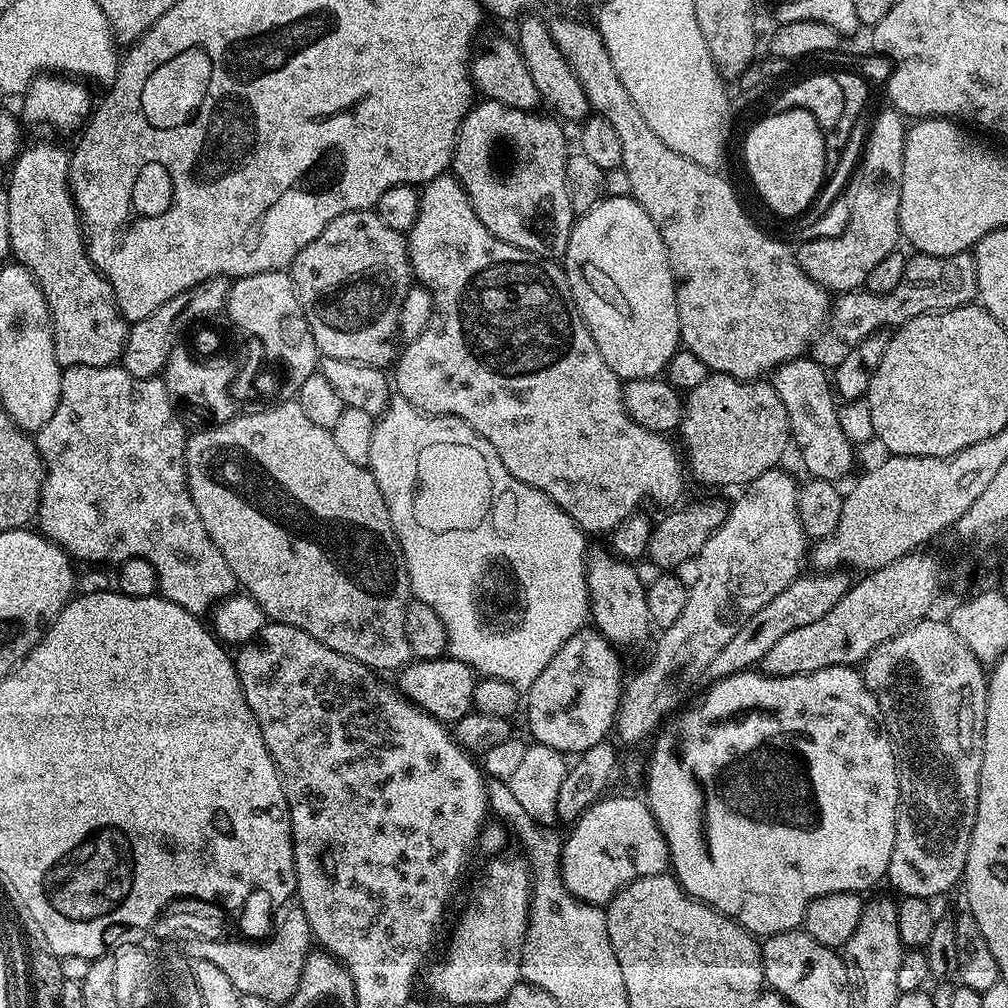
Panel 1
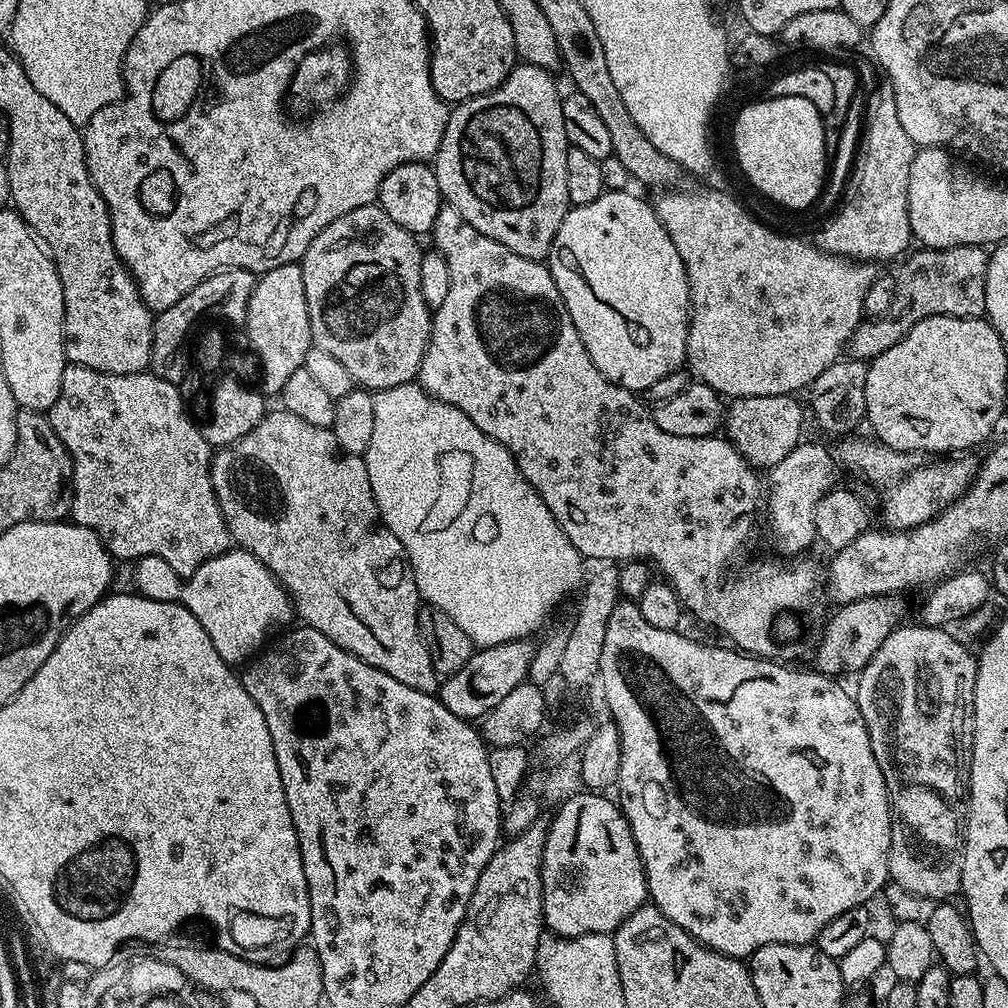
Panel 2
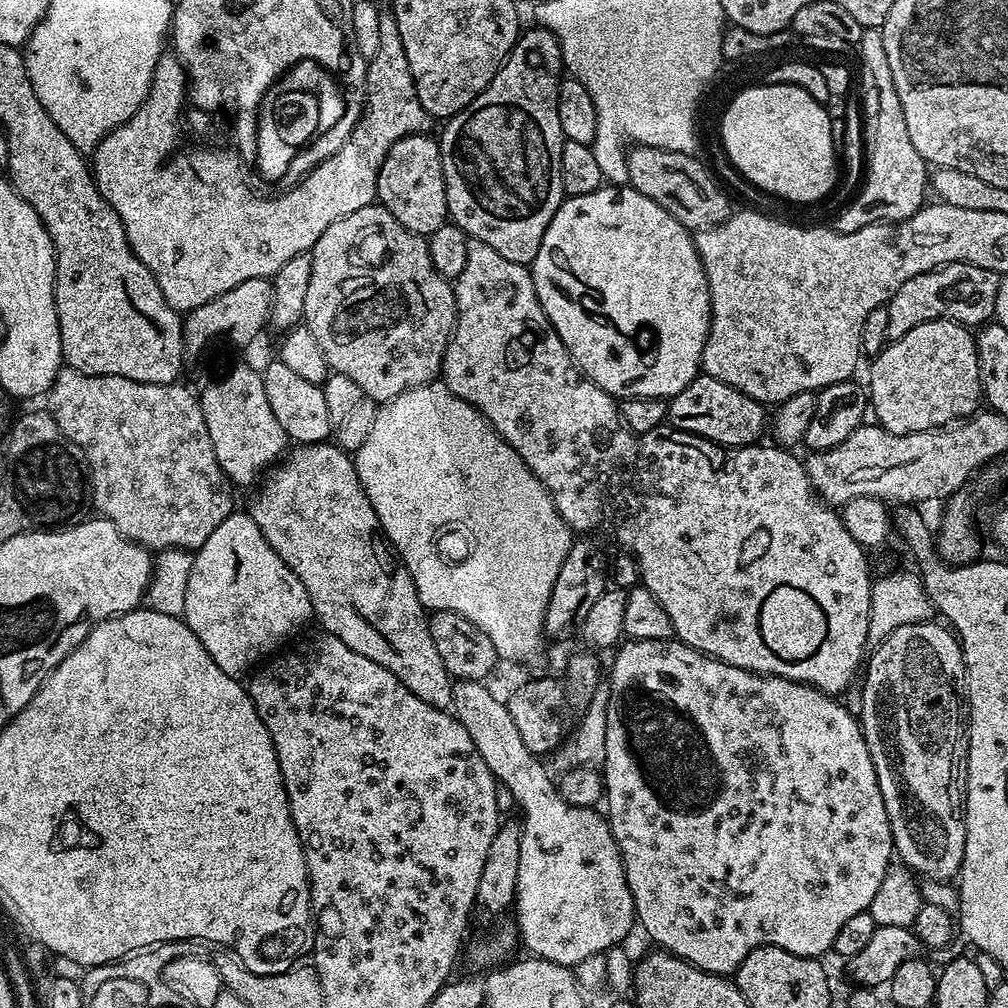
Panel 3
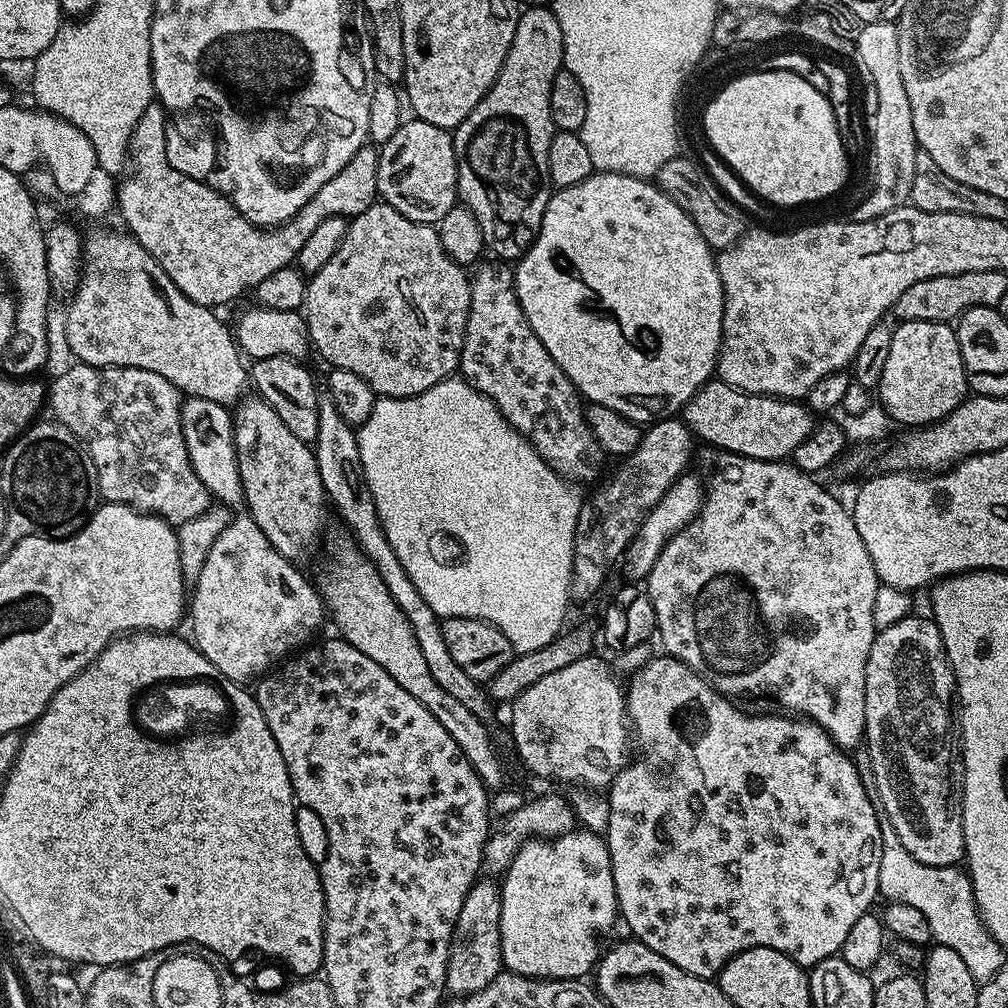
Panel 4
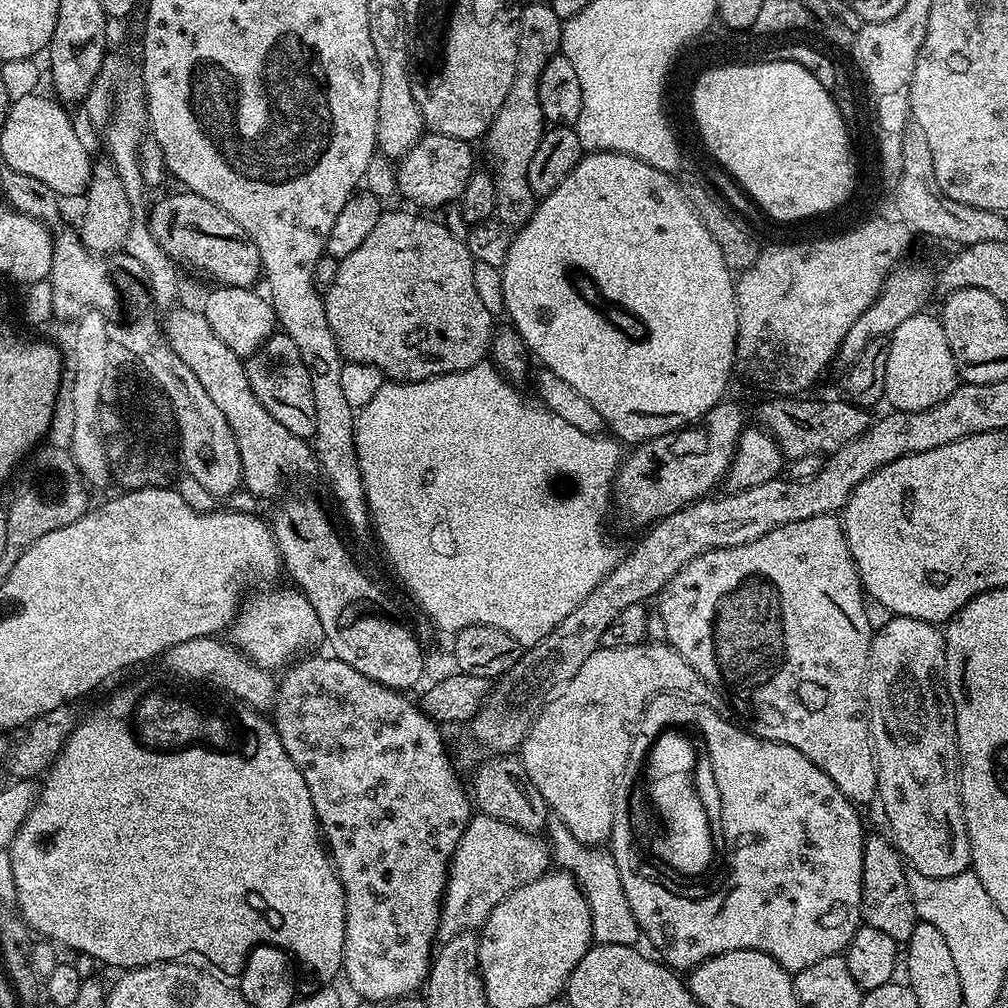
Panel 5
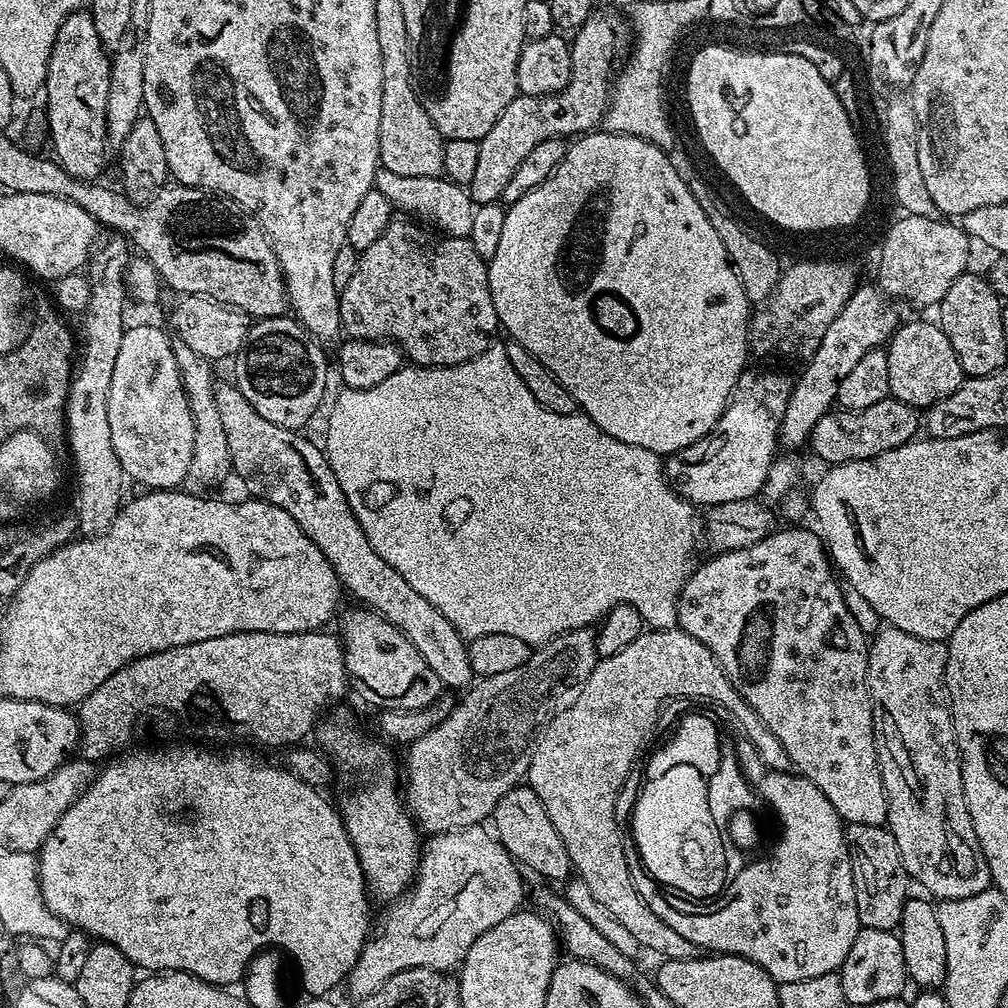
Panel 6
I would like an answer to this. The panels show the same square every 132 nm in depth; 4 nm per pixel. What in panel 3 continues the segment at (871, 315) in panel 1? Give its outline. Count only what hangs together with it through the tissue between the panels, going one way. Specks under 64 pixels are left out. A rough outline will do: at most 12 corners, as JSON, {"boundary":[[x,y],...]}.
{"boundary":[[962,262],[902,282],[886,305],[889,341],[931,320],[980,326],[1000,276]]}

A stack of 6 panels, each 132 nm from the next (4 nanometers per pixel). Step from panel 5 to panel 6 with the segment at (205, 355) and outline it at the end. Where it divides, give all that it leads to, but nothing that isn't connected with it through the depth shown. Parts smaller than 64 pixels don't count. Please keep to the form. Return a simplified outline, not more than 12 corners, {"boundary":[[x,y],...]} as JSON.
{"boundary":[[217,383],[230,468],[286,510],[343,591],[474,677],[465,637],[370,546],[323,447]]}

